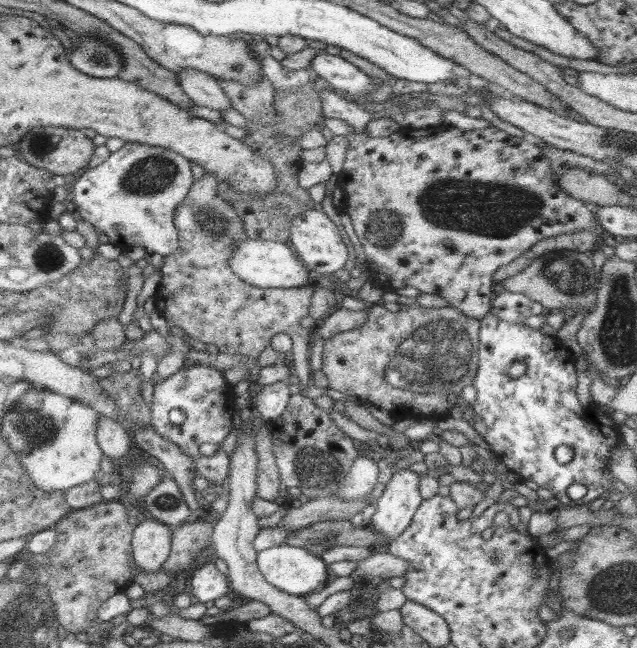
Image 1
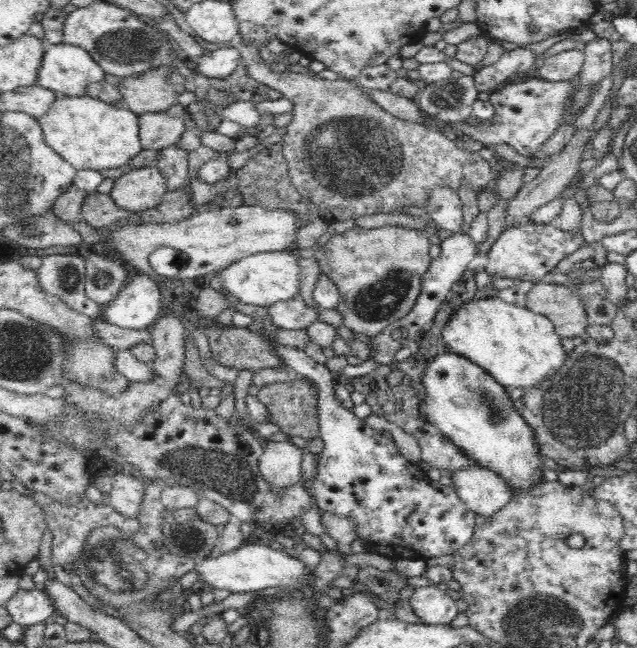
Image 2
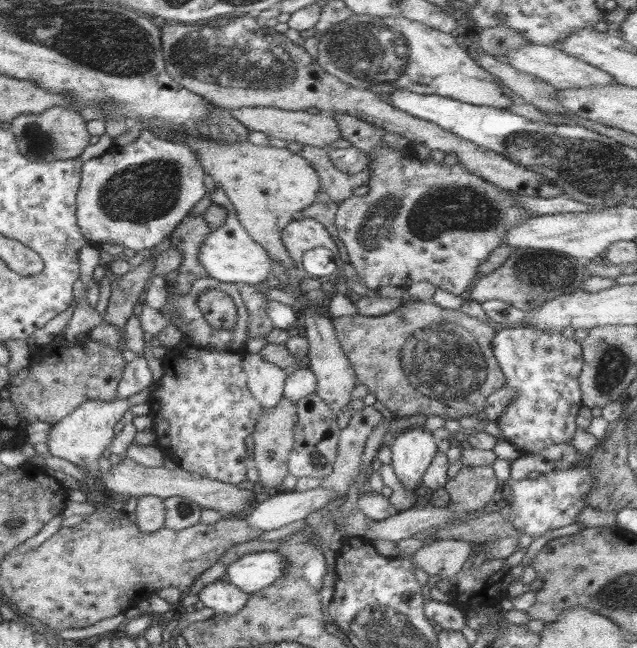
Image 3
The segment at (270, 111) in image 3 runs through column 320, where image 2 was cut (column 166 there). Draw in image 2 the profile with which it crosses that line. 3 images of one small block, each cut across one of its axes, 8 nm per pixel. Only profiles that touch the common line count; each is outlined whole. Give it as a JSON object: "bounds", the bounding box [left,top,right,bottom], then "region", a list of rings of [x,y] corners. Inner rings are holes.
{"bounds":[139,112,185,149],"region":[[[147,112],[139,115],[142,149],[161,149],[173,146],[185,131],[180,117],[171,117],[166,112]]]}

